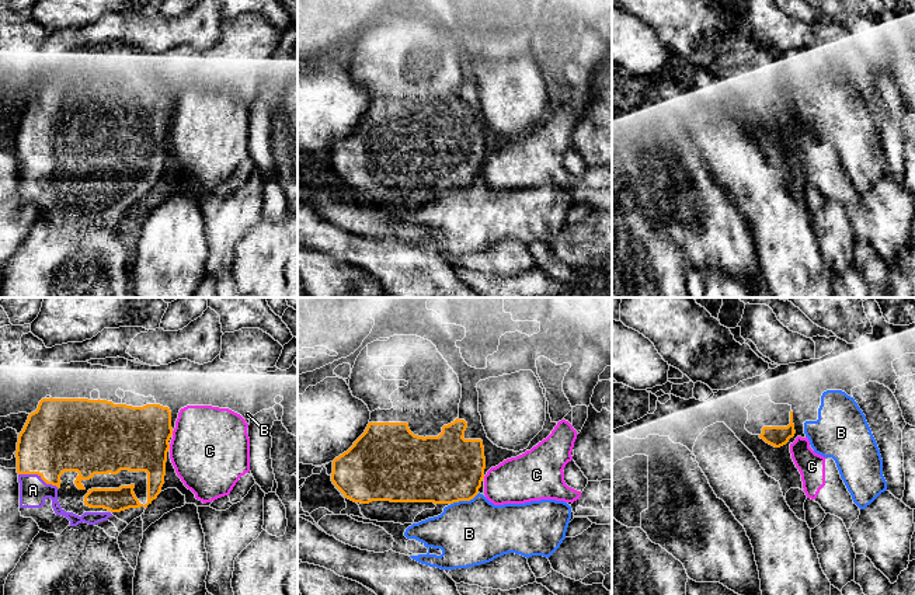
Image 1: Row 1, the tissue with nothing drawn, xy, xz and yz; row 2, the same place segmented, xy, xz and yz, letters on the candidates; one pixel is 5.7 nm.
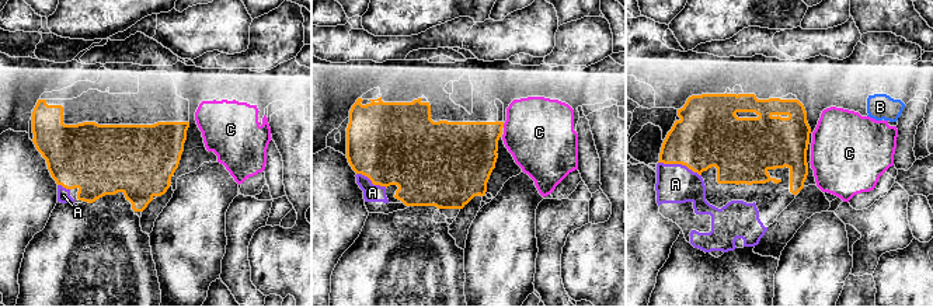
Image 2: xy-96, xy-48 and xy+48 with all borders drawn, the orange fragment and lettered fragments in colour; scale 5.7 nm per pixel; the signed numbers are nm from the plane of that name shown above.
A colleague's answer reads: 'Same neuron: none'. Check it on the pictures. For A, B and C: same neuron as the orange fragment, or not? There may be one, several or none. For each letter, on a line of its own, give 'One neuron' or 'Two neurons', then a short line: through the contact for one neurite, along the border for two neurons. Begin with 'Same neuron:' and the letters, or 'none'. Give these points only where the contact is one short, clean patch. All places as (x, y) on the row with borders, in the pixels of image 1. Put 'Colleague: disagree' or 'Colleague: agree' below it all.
Same neuron: A
A: One neuron
B: Two neurons. Line: xz (479, 493), (469, 500), (459, 500), (451, 504)
C: Two neurons. Line: xy (169, 444), (170, 448)
Colleague: disagree

